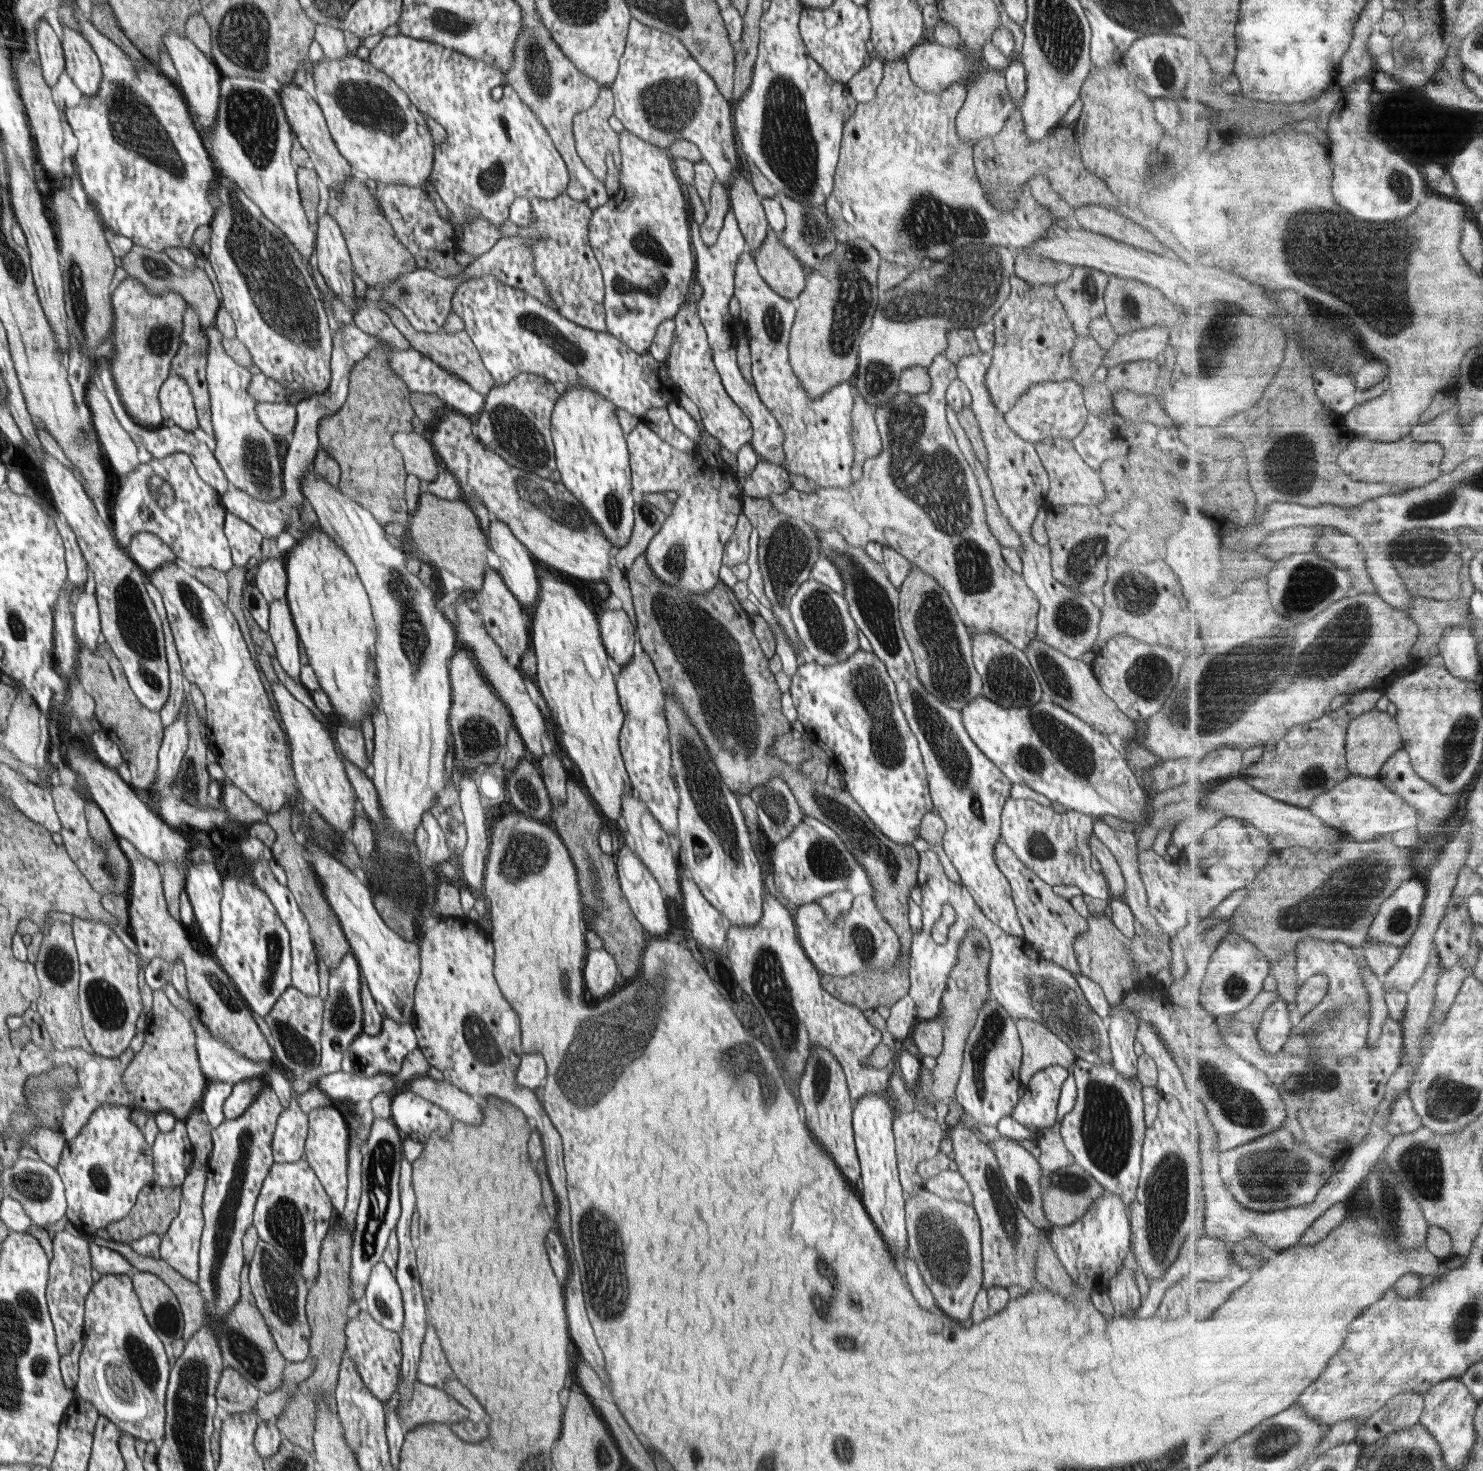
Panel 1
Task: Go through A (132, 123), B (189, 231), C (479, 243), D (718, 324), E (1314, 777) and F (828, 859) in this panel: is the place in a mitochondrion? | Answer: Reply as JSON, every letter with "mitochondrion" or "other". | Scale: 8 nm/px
{"A":"mitochondrion","B":"other","C":"other","D":"other","E":"mitochondrion","F":"mitochondrion"}

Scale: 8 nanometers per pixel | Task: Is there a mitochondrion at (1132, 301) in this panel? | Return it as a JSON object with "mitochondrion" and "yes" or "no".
{"mitochondrion":"yes"}

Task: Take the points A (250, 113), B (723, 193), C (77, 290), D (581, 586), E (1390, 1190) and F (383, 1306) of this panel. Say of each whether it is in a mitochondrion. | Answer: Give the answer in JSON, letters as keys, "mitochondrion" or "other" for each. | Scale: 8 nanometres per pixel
{"A":"mitochondrion","B":"other","C":"mitochondrion","D":"other","E":"mitochondrion","F":"mitochondrion"}

